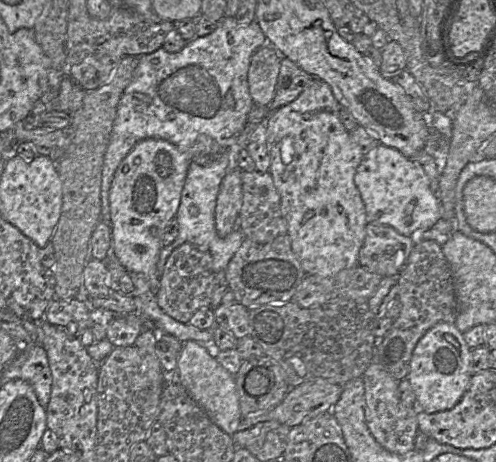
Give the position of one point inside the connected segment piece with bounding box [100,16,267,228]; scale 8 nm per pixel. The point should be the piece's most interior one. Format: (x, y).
(176, 97)

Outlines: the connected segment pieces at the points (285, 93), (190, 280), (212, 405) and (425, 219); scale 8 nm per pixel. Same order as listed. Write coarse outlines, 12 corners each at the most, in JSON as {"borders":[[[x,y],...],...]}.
{"borders":[[[283,57],[271,111],[294,101],[314,78]],[[189,242],[168,258],[159,307],[188,323],[211,307],[215,276],[207,249]],[[183,343],[180,383],[228,435],[243,417],[235,376]],[[380,143],[354,182],[367,223],[427,230],[441,205],[422,165]]]}

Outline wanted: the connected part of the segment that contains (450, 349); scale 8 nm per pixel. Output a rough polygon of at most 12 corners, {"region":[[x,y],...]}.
{"region":[[455,323],[417,343],[407,379],[417,408],[452,409],[471,349]]}

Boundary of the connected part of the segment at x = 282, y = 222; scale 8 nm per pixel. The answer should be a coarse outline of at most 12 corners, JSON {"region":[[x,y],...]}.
{"region":[[242,171],[239,224],[266,244],[287,234],[269,172]]}

